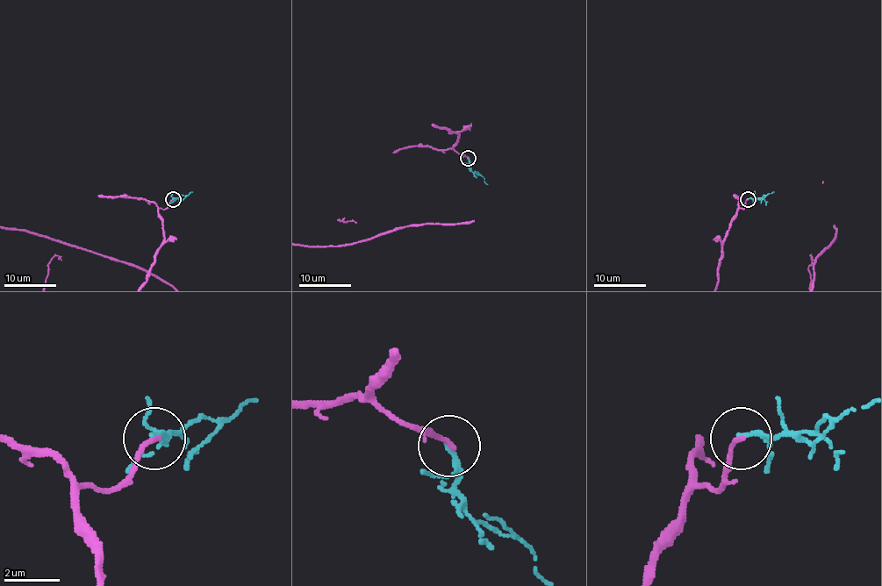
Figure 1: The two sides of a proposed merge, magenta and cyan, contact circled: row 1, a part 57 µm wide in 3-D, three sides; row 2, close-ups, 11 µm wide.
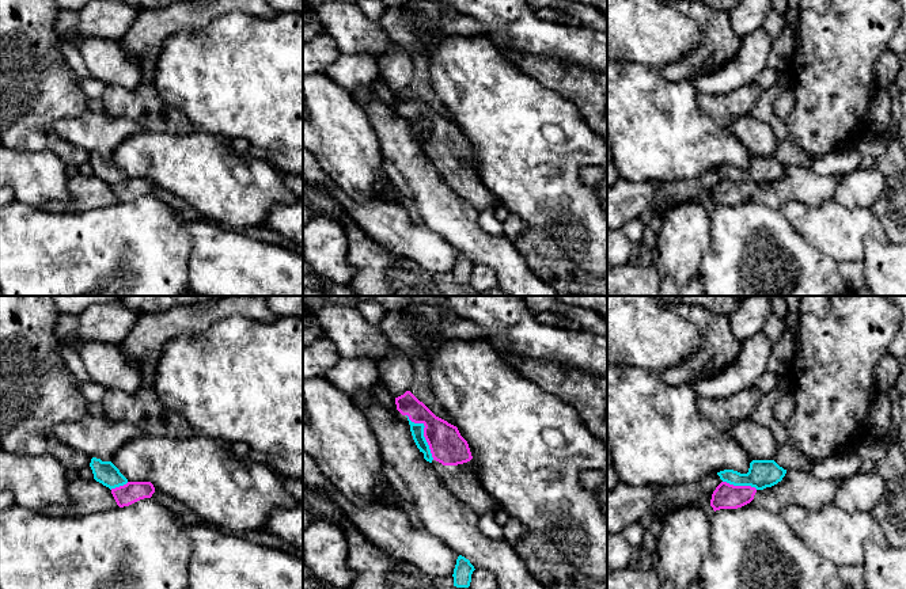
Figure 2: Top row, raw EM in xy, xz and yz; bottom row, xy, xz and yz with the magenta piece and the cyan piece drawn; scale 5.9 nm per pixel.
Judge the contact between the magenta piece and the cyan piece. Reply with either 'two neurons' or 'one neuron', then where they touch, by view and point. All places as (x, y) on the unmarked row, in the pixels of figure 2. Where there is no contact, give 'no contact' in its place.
two neurons; meets magenta in xz at (424, 129)

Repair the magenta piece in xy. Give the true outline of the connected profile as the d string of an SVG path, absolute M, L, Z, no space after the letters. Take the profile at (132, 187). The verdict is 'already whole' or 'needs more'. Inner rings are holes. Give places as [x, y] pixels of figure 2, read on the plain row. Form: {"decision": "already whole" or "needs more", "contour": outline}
{"decision": "already whole", "contour": "M128 178L124 182L111 185L111 190L120 204L151 194L153 189L155 183L151 178Z"}

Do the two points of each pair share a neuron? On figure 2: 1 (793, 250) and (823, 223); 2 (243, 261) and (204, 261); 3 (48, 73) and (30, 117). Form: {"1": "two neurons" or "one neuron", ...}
{"1": "two neurons", "2": "one neuron", "3": "one neuron"}

